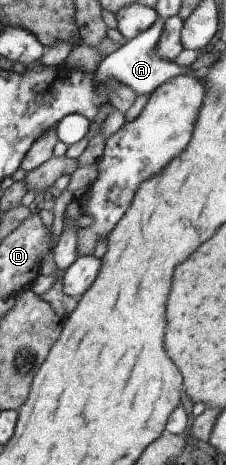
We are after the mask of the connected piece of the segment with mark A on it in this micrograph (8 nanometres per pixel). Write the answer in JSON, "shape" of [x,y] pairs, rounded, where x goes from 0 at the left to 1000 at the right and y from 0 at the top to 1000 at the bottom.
{"shape":[[[695,34],[681,54],[664,62],[602,75],[602,80],[562,88],[473,123],[456,123],[416,153],[425,183],[482,168],[513,170],[527,181],[558,185],[606,209],[615,204],[659,204],[690,187],[788,161],[836,159],[885,170],[894,166],[889,151],[854,153],[827,144],[774,140],[752,131],[735,131],[735,127],[717,127],[708,118],[690,118],[690,88],[708,80],[726,45],[717,37]]]}

